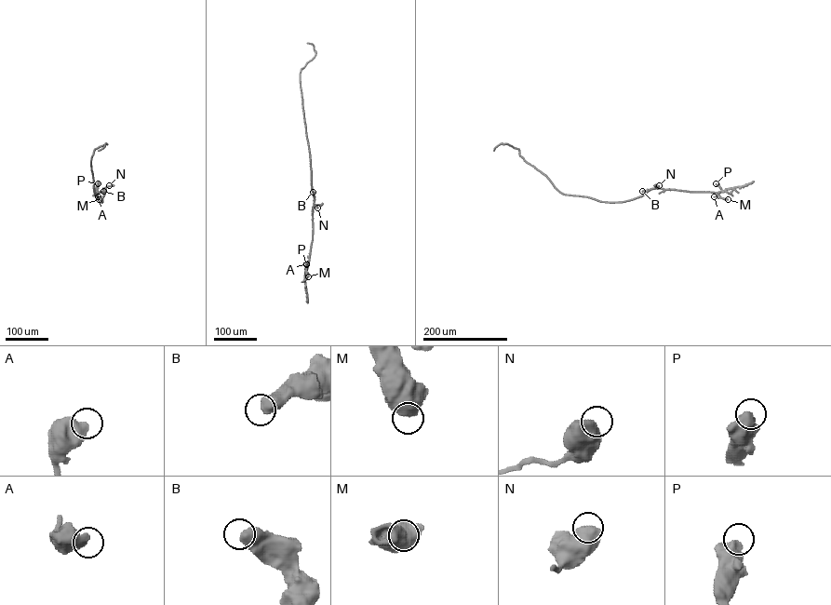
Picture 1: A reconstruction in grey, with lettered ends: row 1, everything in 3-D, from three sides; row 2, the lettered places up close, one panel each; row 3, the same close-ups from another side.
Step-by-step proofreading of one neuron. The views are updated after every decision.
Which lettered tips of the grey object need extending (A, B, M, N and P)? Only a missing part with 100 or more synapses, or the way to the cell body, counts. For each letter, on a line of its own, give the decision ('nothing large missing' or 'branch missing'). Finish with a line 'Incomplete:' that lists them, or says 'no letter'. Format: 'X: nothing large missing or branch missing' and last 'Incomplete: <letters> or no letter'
A: nothing large missing
B: nothing large missing
M: nothing large missing
N: nothing large missing
P: nothing large missing
Incomplete: no letter

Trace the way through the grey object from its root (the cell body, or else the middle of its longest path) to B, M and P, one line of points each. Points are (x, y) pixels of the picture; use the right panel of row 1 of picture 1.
B: (609, 202), (634, 199), (646, 192), (642, 191)
M: (609, 202), (631, 200), (655, 188), (717, 193), (728, 199)
P: (609, 202), (631, 200), (655, 188), (720, 192), (716, 183)

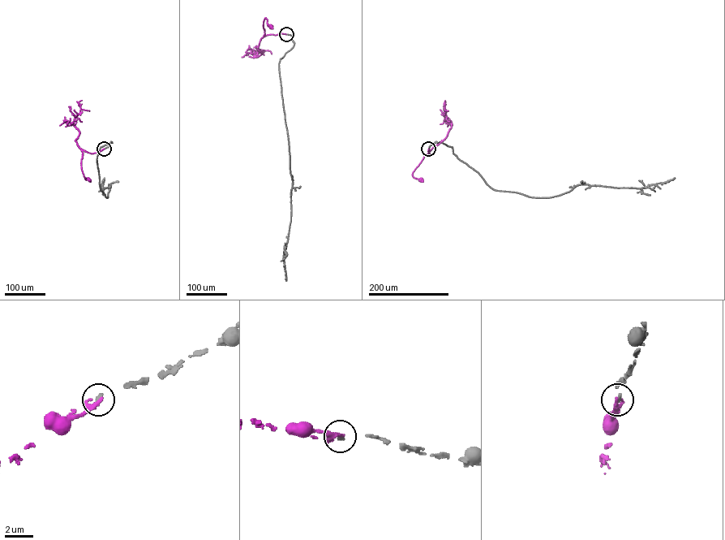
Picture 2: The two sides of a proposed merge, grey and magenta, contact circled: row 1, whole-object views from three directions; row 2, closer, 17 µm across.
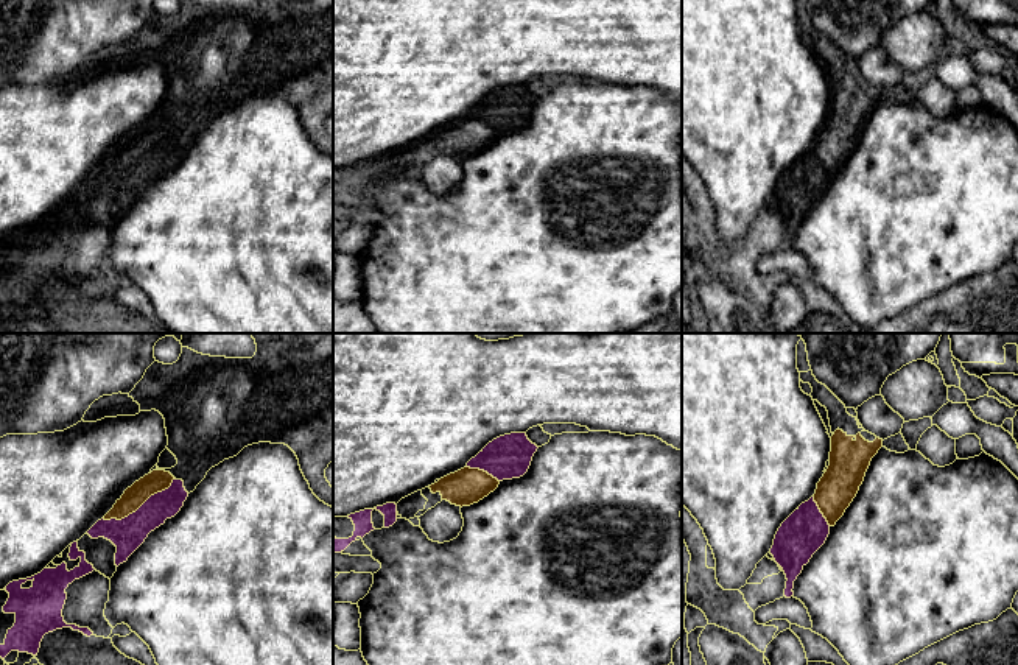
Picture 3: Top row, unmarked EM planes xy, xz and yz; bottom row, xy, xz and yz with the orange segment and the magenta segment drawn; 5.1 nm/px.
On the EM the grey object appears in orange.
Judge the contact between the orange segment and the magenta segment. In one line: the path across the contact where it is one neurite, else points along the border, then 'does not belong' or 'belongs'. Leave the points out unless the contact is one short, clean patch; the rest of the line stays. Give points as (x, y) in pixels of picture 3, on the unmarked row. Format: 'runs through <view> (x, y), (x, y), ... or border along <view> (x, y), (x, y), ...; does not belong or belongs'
belongs

